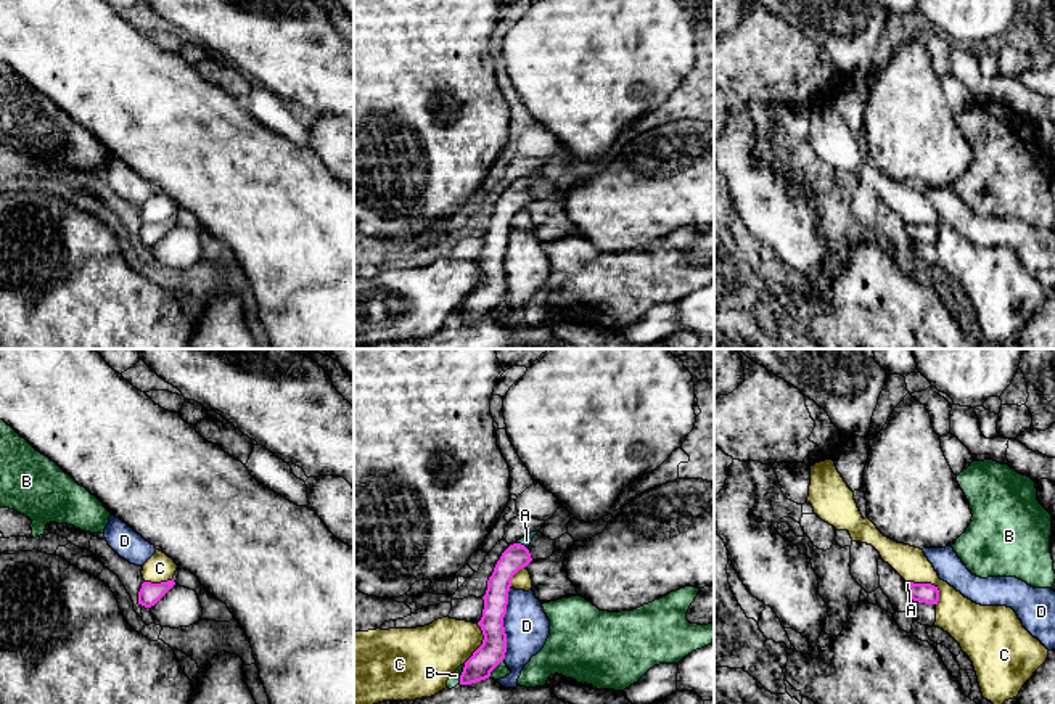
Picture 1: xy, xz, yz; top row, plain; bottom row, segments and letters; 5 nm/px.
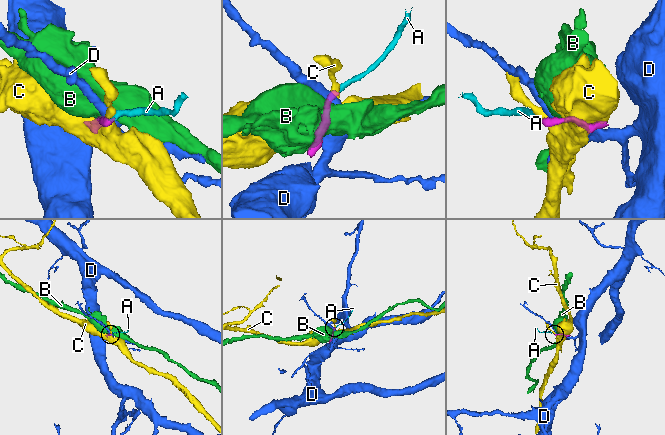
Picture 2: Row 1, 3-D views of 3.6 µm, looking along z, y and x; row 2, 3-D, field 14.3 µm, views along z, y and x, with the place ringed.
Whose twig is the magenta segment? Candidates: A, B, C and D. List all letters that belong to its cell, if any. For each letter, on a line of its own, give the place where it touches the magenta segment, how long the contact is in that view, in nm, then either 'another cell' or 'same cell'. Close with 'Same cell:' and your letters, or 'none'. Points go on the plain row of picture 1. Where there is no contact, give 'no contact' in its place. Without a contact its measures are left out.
A: contact xz (520, 184); length 70 nm; same cell
B: contact xz (462, 314); length 110 nm; another cell
C: contact yz (930, 224); length 180 nm; another cell
D: contact xz (502, 262); length 380 nm; another cell
Same cell: A

